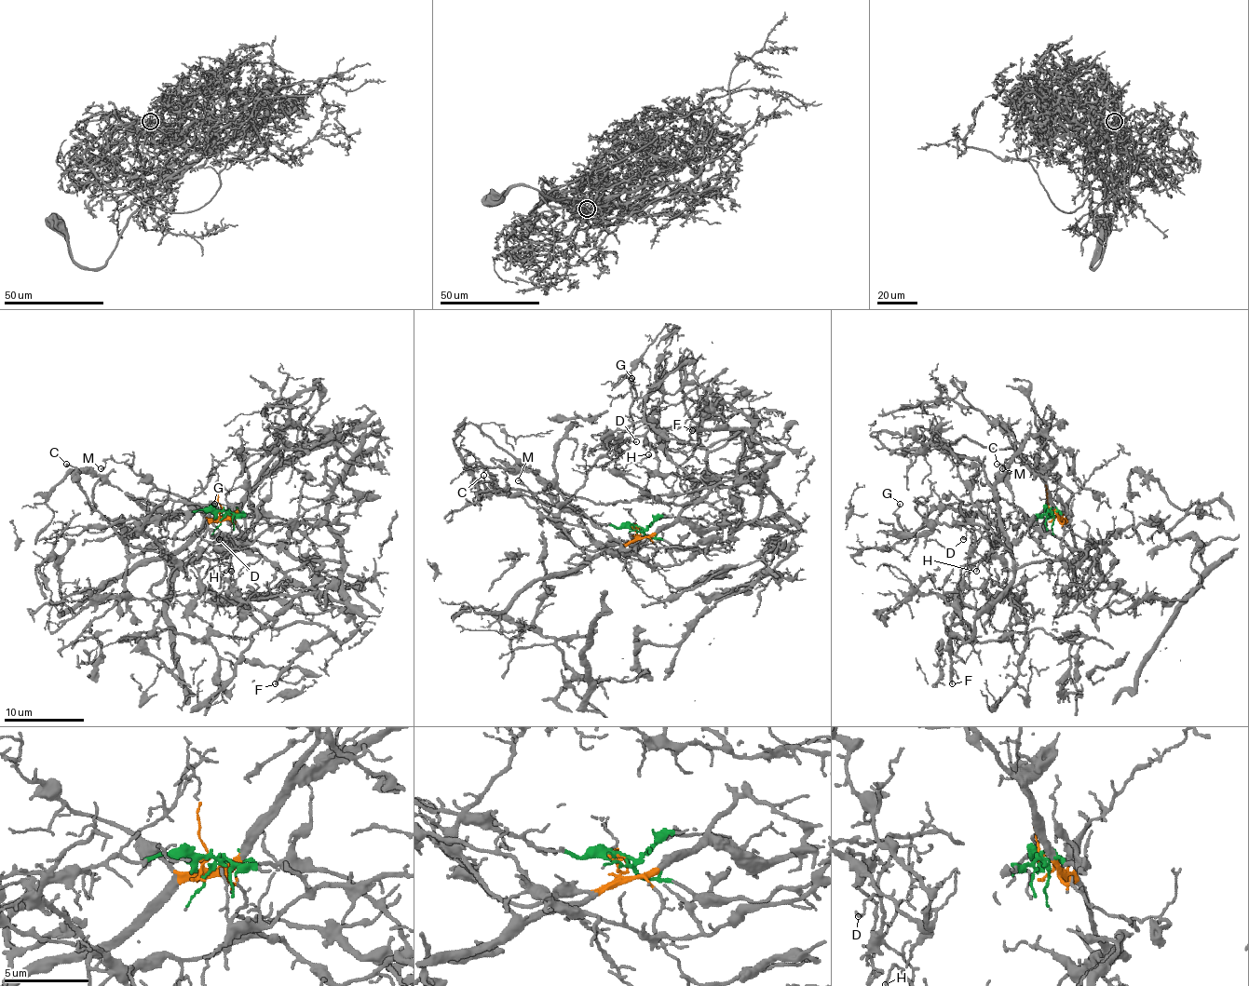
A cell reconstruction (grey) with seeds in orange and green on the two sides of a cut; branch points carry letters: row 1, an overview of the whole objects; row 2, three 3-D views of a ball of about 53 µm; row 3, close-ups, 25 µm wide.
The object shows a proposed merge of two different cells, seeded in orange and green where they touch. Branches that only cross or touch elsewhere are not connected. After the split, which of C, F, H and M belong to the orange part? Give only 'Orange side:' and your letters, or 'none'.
Orange side: M

